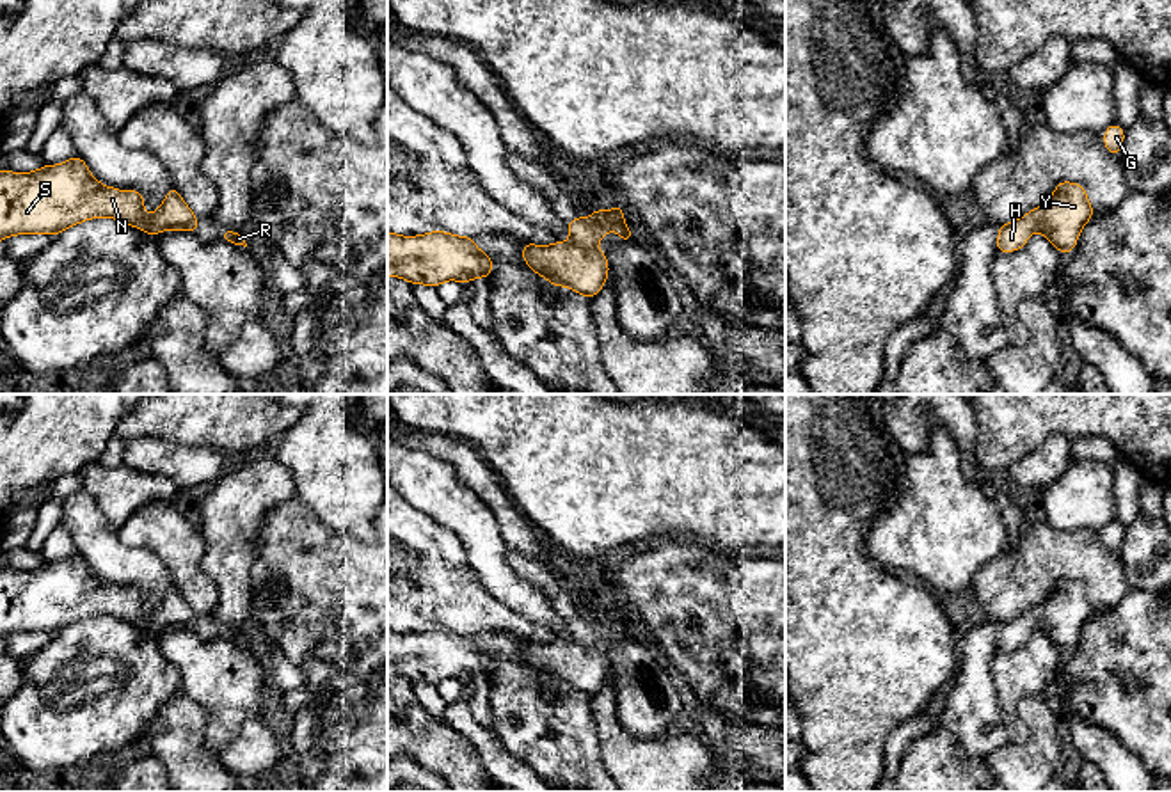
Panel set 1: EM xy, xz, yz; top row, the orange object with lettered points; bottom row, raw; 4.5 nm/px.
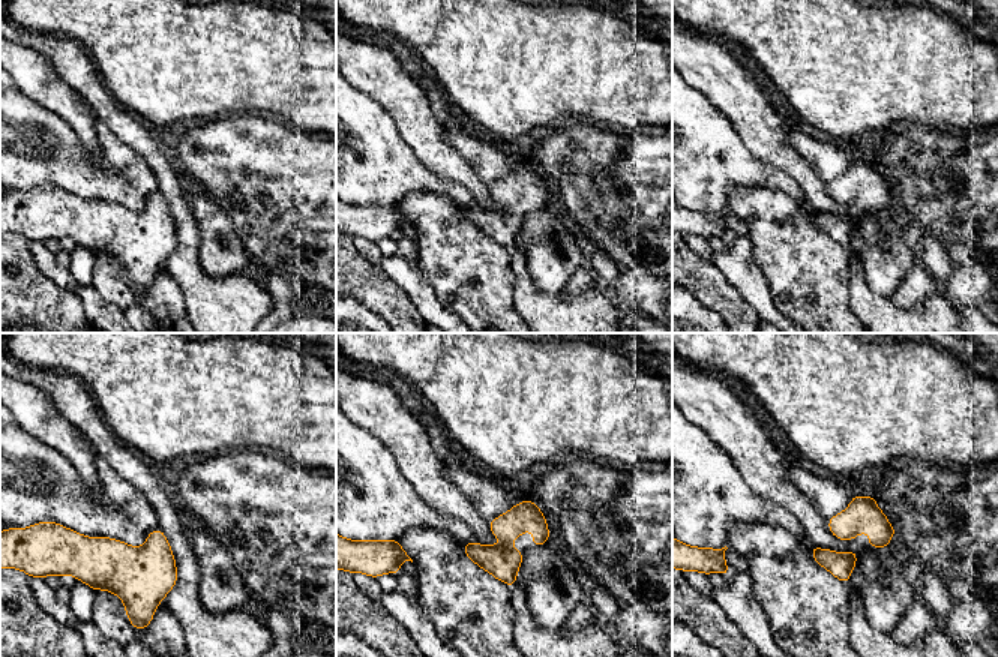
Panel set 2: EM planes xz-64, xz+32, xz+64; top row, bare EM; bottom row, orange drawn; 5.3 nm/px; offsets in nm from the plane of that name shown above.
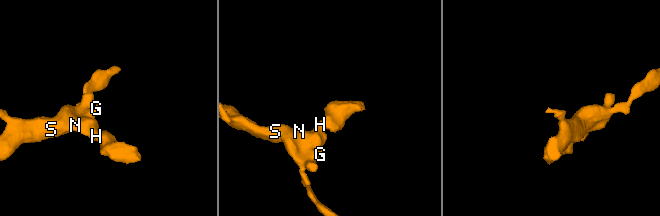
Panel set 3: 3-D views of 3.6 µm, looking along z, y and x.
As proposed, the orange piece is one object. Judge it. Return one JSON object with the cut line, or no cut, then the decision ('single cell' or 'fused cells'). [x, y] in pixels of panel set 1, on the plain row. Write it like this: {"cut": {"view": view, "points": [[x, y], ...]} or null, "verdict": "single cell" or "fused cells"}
{"cut": null, "verdict": "single cell"}

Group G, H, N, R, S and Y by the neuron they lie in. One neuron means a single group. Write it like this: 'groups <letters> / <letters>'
groups G H N R S Y

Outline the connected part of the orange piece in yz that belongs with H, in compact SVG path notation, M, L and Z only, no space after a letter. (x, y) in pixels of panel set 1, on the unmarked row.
M1061 579L1054 591L1027 613L999 623L997 650L1020 648L1040 629L1057 648L1070 652L1082 625L1093 616L1093 604L1082 582Z

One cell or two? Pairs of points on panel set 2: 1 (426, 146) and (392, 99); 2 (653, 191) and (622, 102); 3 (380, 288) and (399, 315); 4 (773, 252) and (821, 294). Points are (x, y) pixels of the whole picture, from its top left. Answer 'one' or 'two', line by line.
1: one
2: two
3: one
4: one

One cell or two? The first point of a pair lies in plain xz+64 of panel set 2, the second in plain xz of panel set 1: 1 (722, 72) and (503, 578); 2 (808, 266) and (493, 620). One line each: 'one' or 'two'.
1: one
2: two

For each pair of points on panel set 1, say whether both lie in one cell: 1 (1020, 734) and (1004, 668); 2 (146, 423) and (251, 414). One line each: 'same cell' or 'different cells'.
1: same cell
2: same cell

